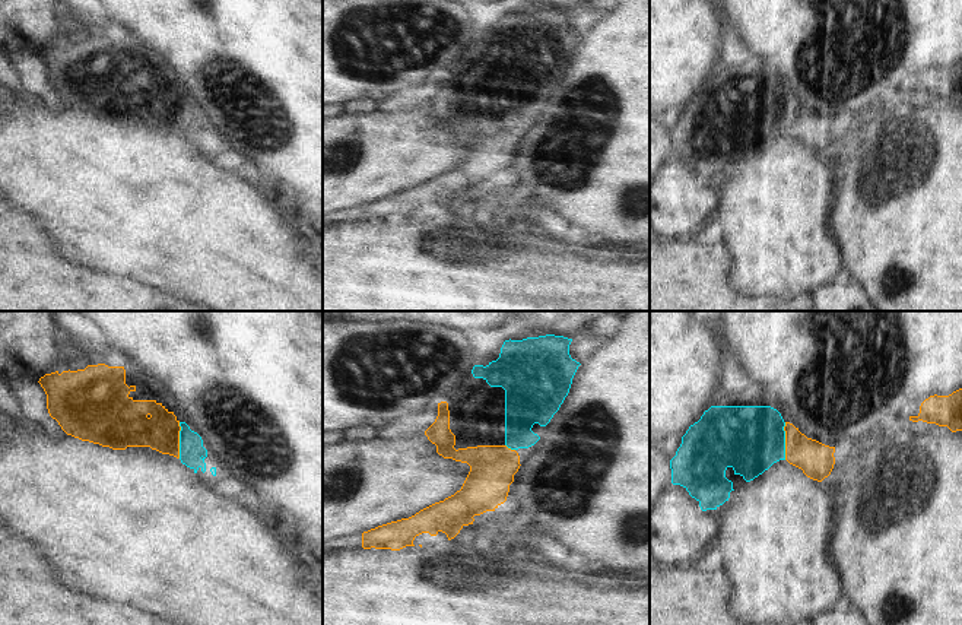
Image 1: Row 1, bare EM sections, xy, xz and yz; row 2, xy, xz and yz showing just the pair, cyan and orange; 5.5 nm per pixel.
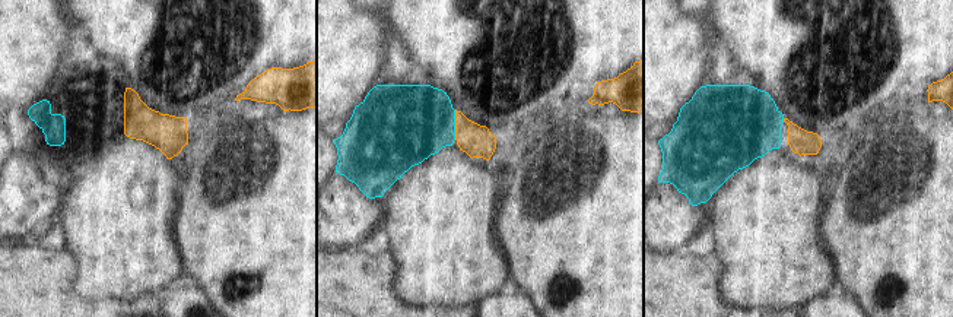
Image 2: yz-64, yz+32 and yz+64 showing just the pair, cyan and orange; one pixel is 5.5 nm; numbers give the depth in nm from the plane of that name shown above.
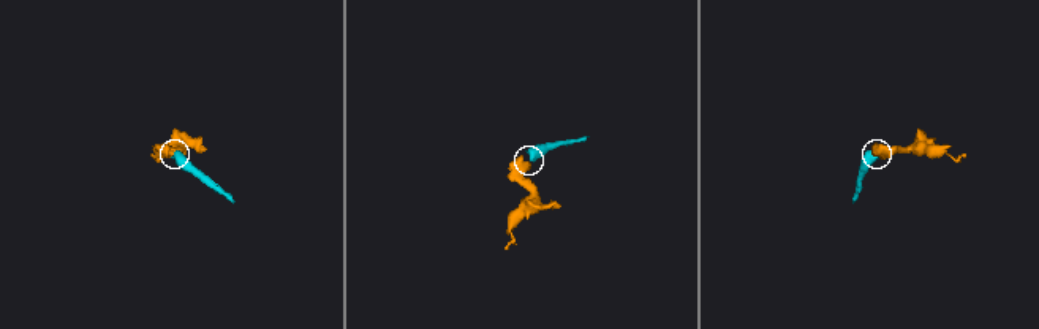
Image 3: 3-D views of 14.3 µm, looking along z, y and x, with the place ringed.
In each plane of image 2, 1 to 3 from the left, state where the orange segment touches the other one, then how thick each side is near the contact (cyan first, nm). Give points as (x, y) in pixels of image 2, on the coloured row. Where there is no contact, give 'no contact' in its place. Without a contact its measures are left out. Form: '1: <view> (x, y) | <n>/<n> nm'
1: no contact
2: yz+32 (454, 124) | 420/180 nm
3: no contact

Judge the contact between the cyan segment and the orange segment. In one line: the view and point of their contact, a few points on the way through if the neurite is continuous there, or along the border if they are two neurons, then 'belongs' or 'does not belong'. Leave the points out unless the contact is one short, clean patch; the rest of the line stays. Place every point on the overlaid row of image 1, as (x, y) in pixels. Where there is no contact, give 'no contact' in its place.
yz (784, 441) | across yz (749, 438), (784, 441), (816, 460) | belongs

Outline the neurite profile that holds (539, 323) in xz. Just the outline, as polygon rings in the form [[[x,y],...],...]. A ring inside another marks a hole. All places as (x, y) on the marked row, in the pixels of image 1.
[[[509,311],[511,318],[523,318],[527,323],[530,337],[546,334],[574,339],[585,336],[587,327],[609,311]]]

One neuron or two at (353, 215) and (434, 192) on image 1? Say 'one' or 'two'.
one

